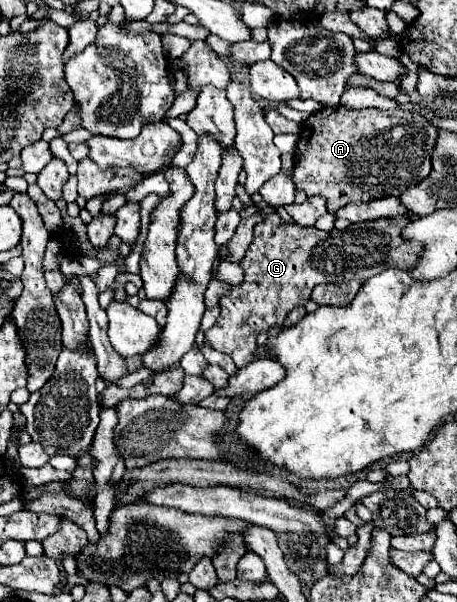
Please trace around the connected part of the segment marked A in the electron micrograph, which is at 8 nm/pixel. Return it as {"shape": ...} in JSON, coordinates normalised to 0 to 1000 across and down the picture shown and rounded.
{"shape":[[[707,178],[659,204],[641,304],[672,327],[711,327],[720,354],[764,337],[873,327],[943,287],[952,234],[956,214],[908,188],[882,188],[877,181],[777,184],[759,178]]]}

